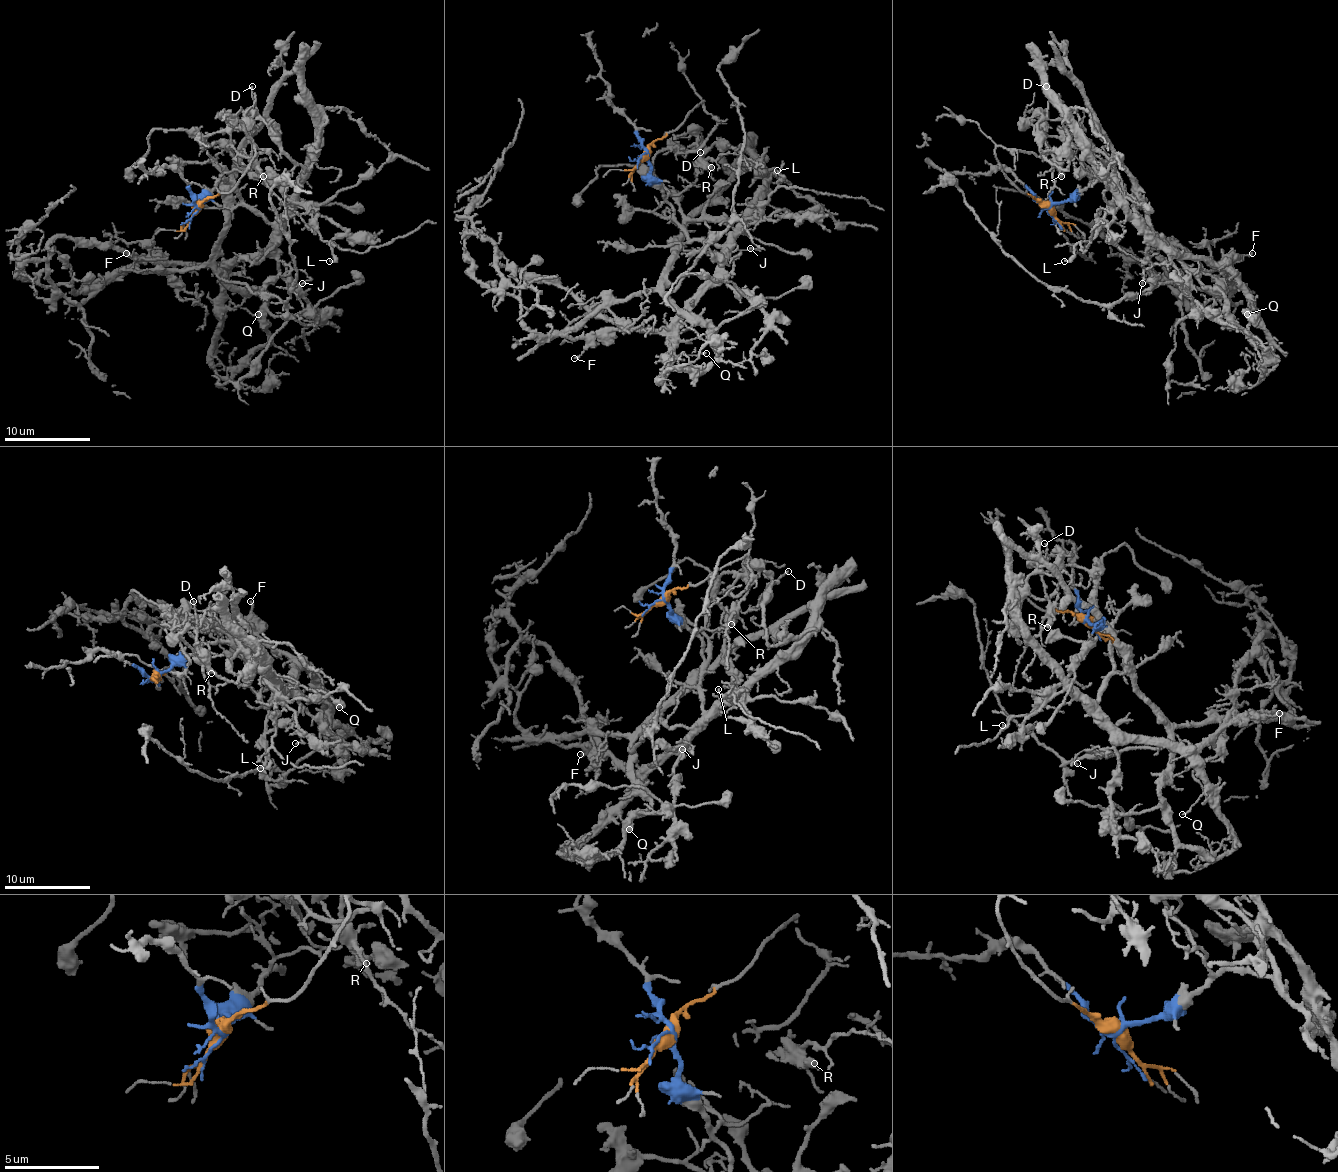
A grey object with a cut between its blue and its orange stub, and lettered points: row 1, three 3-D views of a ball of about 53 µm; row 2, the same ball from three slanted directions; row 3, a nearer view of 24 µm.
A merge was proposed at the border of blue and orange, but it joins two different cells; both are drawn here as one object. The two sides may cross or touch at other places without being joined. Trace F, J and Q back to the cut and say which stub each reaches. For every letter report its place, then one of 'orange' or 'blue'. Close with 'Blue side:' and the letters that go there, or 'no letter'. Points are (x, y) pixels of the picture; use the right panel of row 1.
F: at (1252, 253); blue
J: at (1142, 283); blue
Q: at (1247, 314); blue
Blue side: F, J, Q

